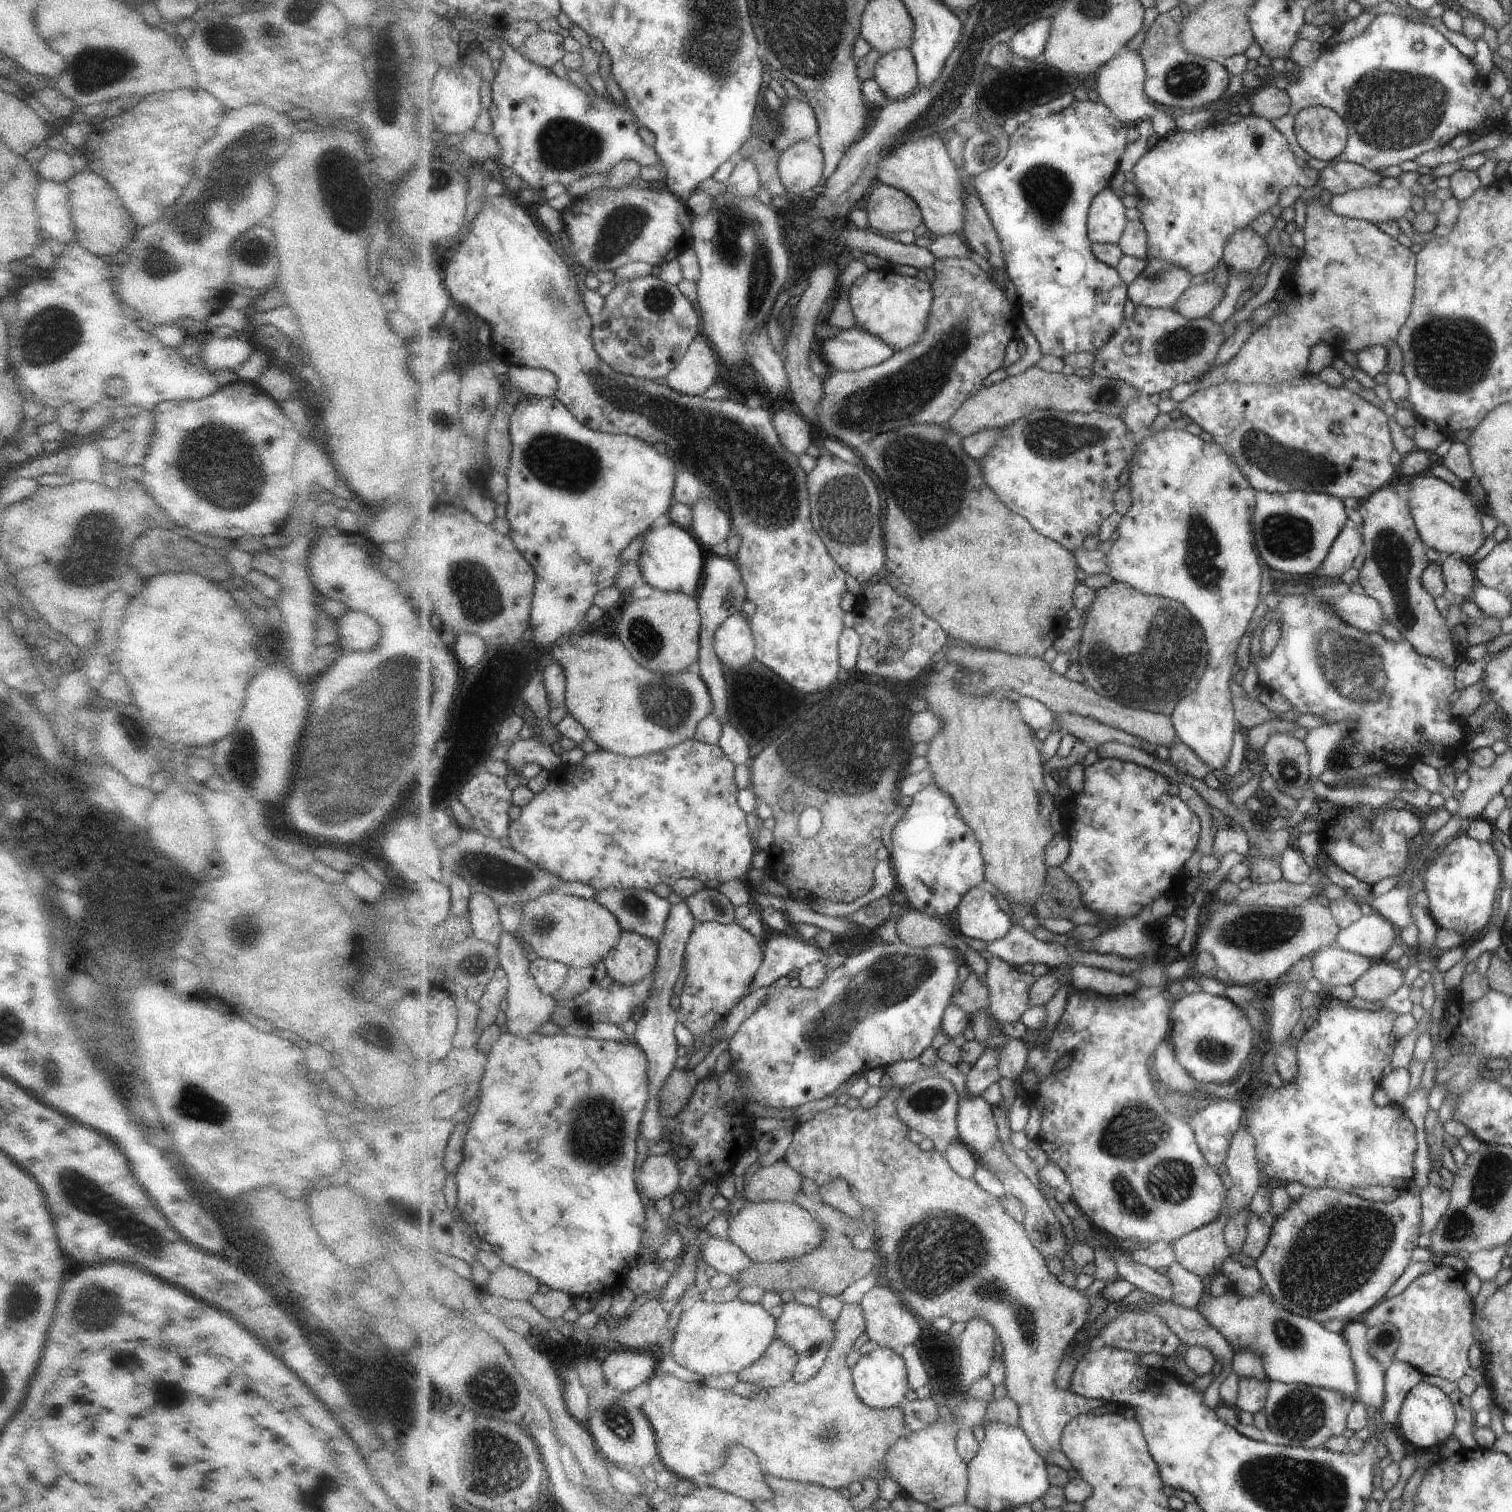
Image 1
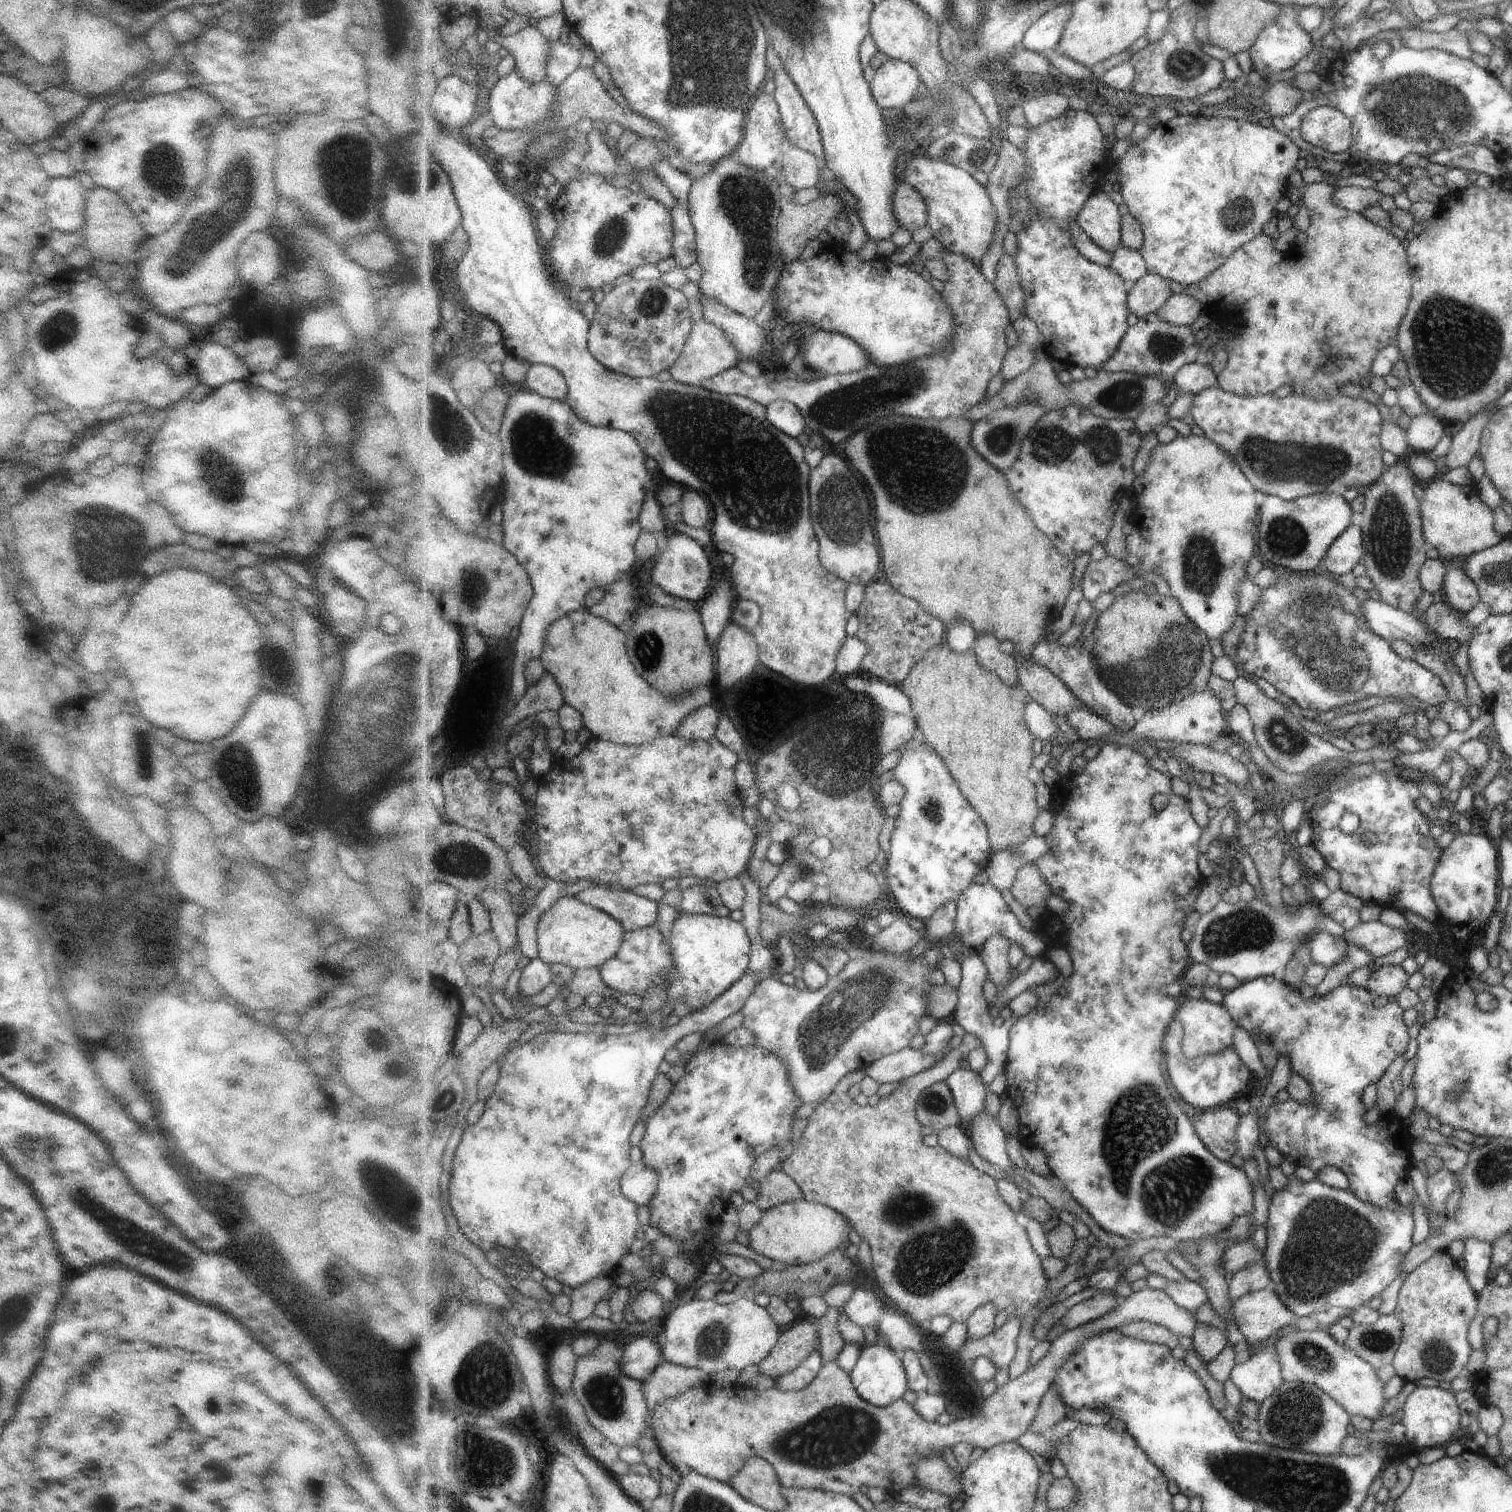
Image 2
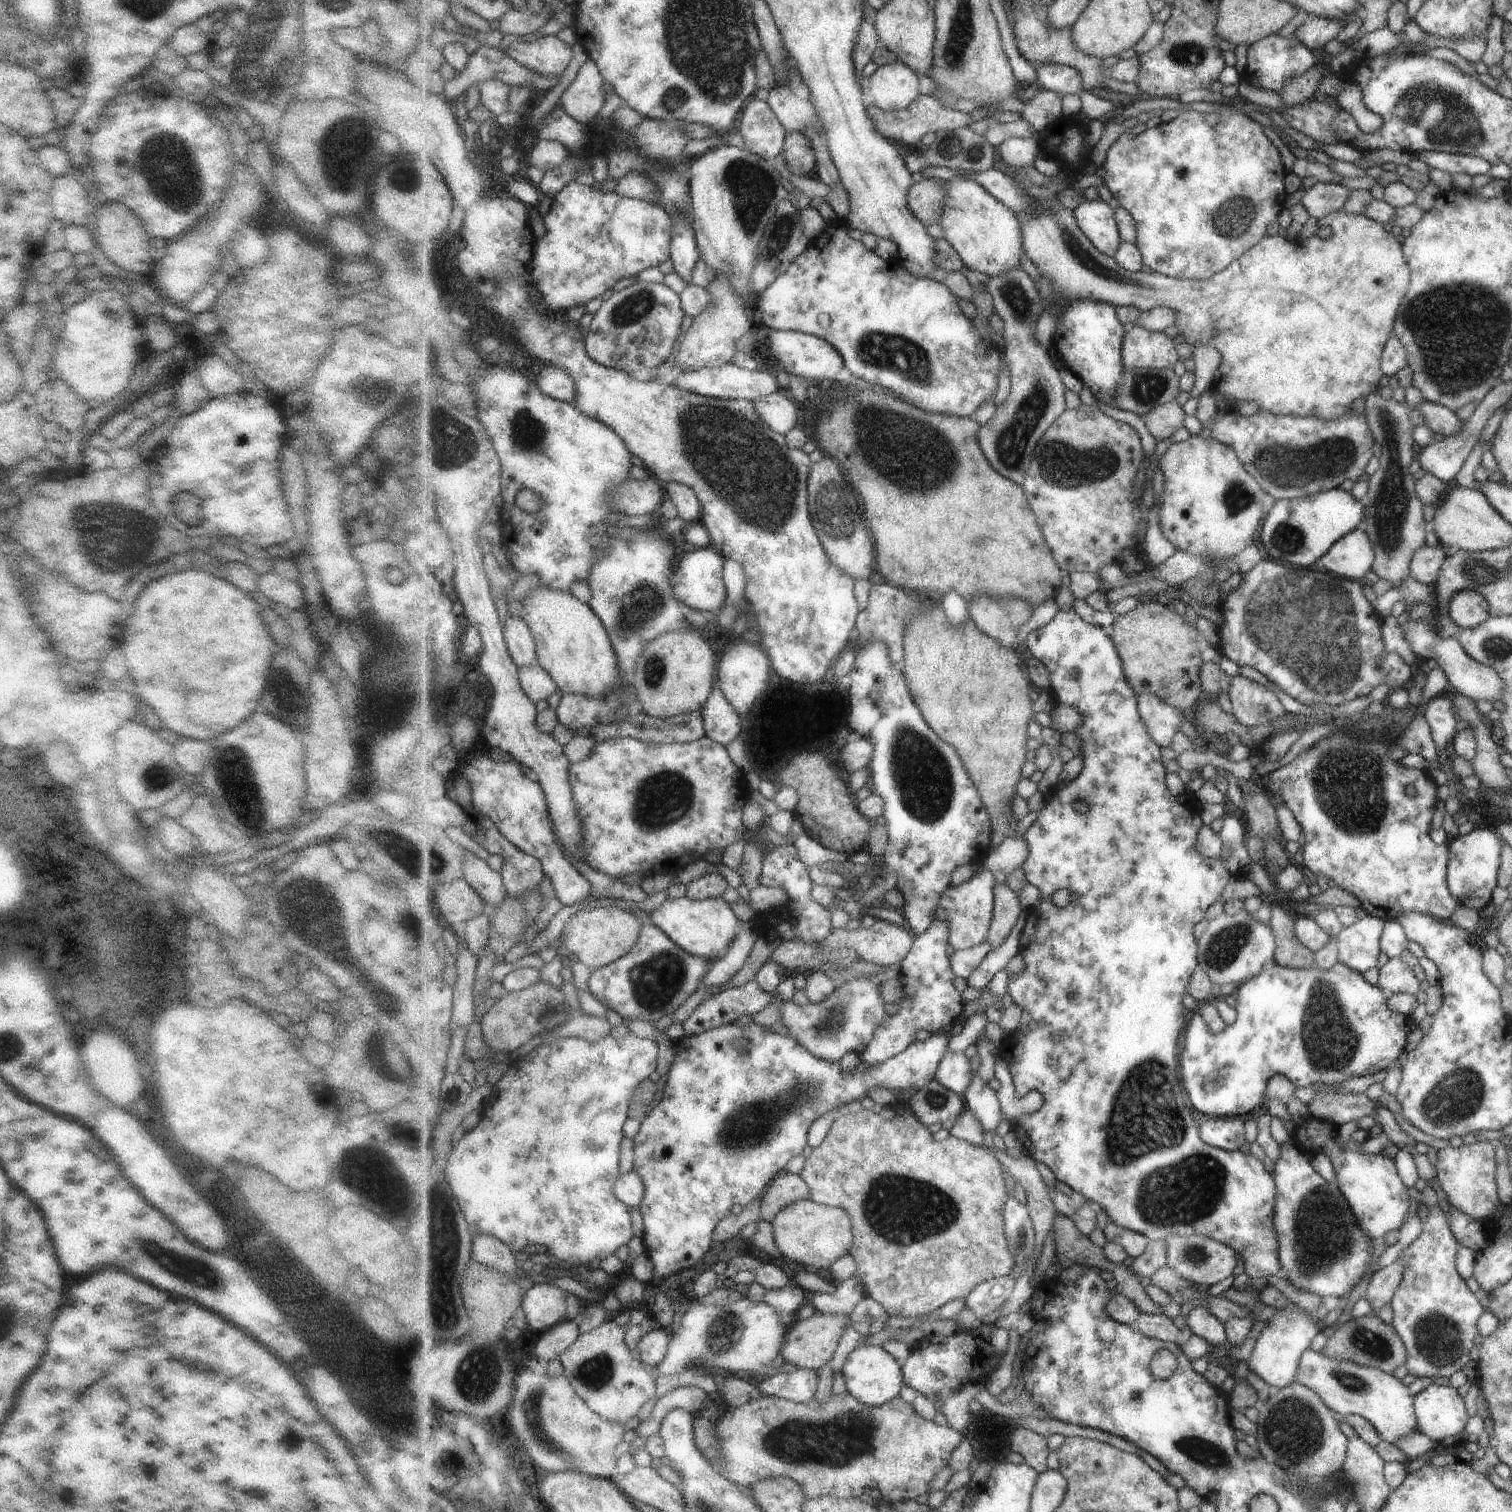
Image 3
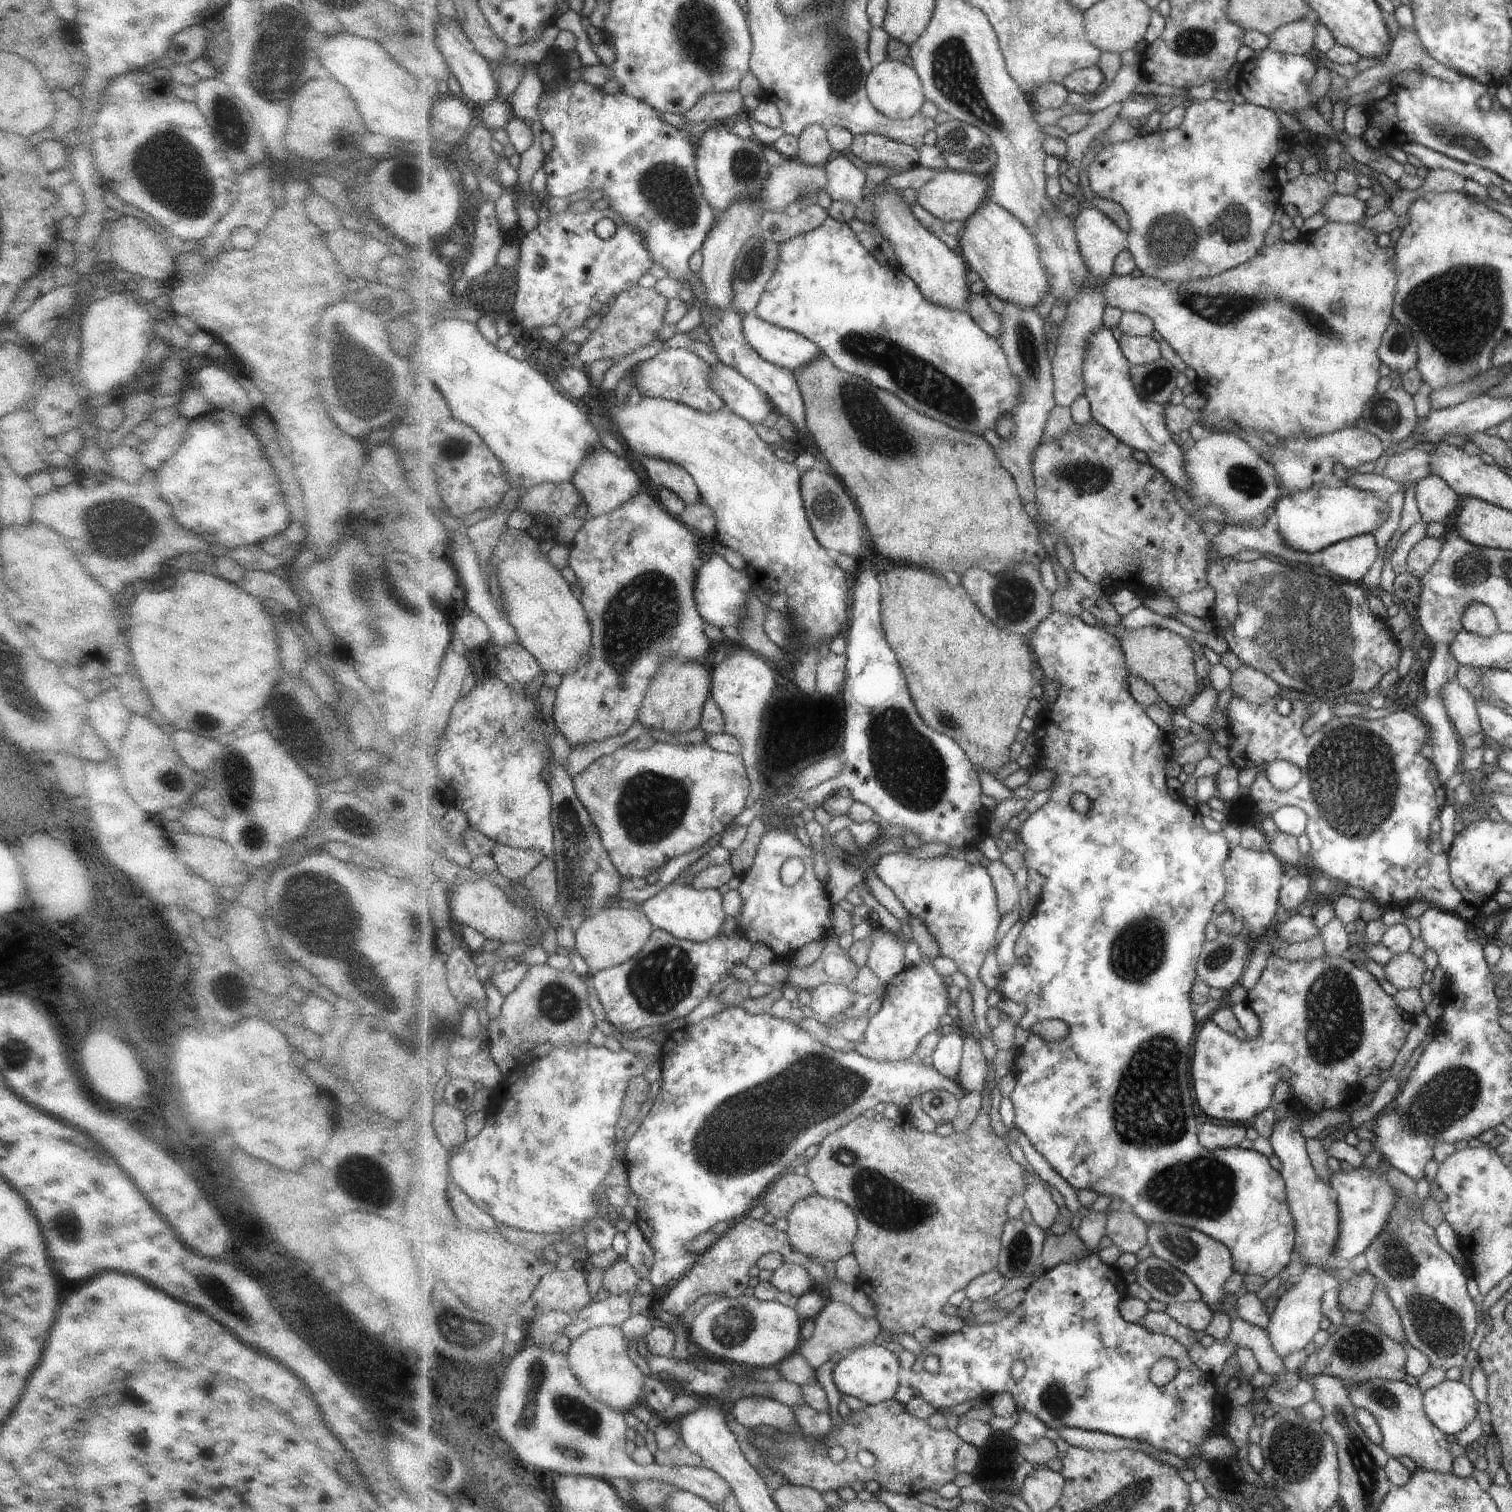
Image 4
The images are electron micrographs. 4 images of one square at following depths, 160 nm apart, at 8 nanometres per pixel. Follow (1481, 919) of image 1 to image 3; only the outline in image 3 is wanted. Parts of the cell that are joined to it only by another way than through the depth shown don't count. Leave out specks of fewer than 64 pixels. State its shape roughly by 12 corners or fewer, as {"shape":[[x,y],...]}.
{"shape":[[1471,829],[1448,848],[1446,885],[1482,910],[1496,886],[1501,838]]}

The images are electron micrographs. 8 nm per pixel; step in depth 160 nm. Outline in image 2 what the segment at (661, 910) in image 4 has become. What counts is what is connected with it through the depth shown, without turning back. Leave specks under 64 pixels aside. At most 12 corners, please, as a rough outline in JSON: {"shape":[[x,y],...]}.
{"shape":[[679,911],[667,939],[691,1012],[748,972],[731,916]]}

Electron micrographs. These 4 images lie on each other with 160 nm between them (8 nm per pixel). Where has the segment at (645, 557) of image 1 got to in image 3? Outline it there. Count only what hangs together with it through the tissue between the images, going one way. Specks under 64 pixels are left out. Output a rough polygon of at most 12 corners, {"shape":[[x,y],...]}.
{"shape":[[716,549],[681,553],[677,598],[699,612],[723,609],[727,588]]}

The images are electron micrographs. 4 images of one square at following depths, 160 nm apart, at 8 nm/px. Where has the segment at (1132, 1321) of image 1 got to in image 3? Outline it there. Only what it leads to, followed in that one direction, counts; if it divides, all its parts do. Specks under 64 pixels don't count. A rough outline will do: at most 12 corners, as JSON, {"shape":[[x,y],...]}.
{"shape":[[1141,1313],[1130,1325],[1145,1336],[1179,1342],[1178,1319]]}

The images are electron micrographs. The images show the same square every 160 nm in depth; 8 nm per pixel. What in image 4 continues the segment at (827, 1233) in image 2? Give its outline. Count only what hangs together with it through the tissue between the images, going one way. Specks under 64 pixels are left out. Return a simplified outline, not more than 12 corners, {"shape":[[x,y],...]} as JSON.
{"shape":[[815,1194],[789,1211],[797,1252],[823,1264],[854,1252],[856,1212]]}

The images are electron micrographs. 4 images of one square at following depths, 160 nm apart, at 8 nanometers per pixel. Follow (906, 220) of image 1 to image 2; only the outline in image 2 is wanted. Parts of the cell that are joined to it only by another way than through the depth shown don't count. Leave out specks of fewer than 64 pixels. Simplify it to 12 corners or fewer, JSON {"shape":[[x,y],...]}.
{"shape":[[899,183],[893,210],[912,233],[928,224],[928,204],[913,186]]}

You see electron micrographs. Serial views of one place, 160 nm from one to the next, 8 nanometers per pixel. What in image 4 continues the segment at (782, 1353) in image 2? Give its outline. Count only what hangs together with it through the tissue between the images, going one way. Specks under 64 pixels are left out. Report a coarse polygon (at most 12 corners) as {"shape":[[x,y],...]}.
{"shape":[[829,1301],[797,1353],[815,1370],[873,1342],[876,1316]]}

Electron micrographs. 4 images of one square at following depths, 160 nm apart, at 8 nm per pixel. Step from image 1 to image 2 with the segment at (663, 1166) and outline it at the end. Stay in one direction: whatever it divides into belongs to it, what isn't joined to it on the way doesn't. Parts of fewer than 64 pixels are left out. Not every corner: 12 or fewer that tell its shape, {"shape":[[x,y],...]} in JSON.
{"shape":[[641,1158],[625,1172],[622,1191],[635,1204],[654,1197],[660,1174]]}

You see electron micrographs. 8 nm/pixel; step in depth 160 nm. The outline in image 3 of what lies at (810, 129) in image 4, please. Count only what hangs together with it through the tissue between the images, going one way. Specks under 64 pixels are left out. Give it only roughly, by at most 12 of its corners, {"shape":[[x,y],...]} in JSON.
{"shape":[[794,131],[782,150],[791,176],[816,174],[818,154],[811,139]]}

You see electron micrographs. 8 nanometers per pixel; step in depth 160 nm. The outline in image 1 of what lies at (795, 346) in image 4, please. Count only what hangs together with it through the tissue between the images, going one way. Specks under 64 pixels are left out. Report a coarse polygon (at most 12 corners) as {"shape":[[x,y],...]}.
{"shape":[[857,326],[822,347],[831,370],[860,371],[896,349]]}

